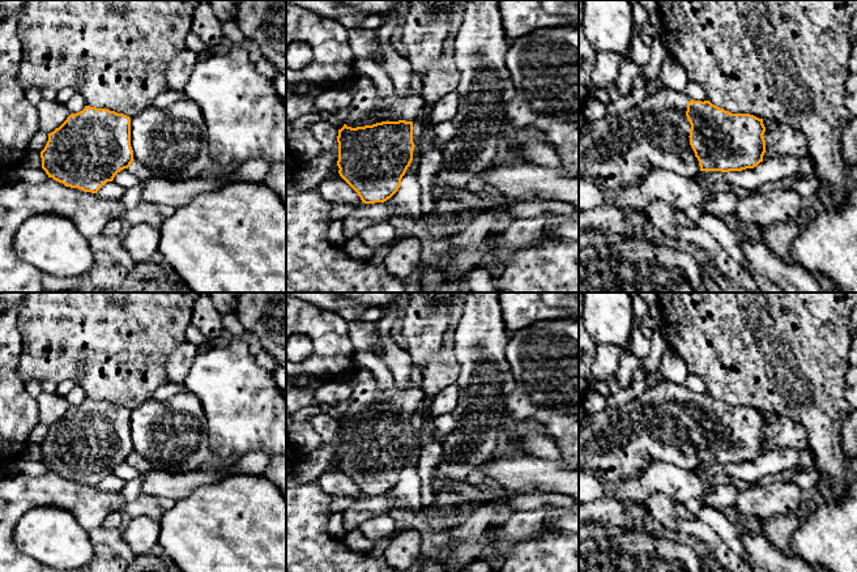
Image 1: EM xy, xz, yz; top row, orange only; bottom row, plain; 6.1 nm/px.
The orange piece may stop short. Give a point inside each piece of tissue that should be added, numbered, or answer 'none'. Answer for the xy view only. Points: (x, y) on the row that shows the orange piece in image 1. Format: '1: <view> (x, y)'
none

